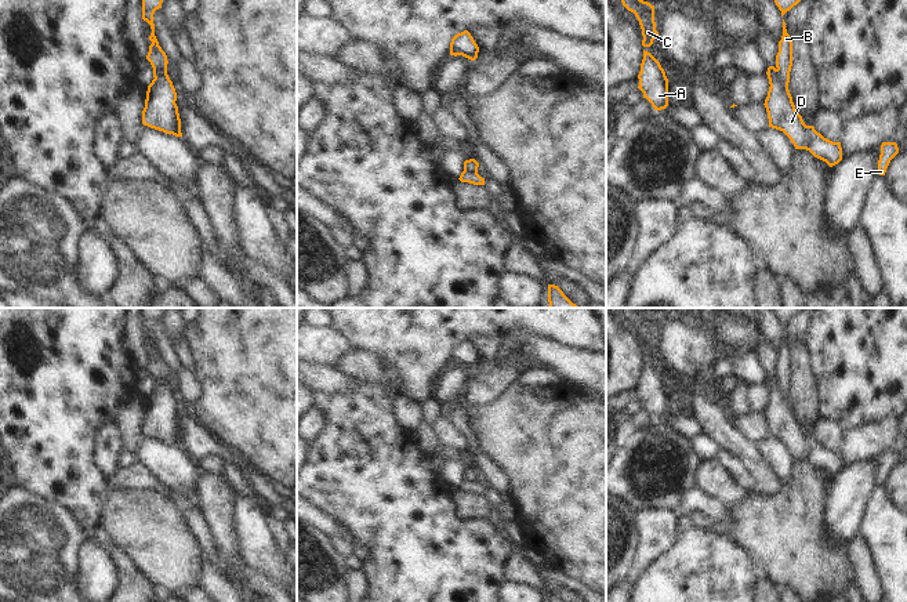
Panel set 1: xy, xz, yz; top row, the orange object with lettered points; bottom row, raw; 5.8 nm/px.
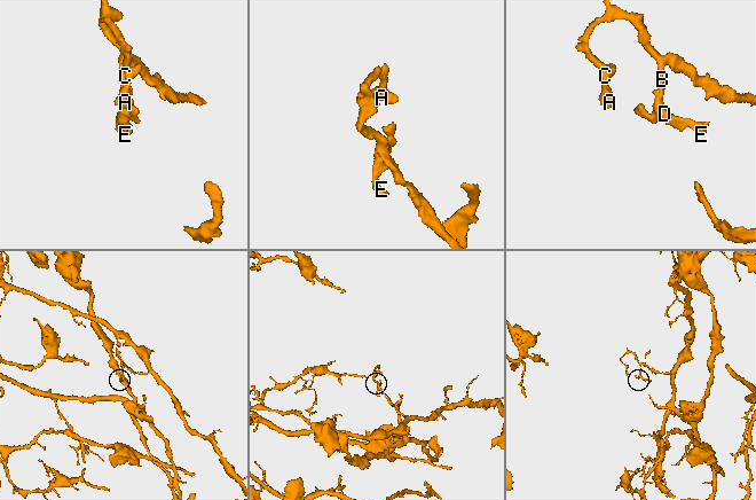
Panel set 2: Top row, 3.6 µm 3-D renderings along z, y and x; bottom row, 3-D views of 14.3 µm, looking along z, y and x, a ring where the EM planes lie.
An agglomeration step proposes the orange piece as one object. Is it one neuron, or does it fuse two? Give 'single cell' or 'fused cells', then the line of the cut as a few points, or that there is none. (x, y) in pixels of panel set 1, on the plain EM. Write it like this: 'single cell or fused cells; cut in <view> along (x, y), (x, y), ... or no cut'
fused cells; cut in yz along (776, 379), (780, 390), (787, 396)

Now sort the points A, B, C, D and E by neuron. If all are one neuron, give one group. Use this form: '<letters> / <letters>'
A B C / D E

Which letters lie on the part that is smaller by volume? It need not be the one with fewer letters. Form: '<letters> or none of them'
D, E

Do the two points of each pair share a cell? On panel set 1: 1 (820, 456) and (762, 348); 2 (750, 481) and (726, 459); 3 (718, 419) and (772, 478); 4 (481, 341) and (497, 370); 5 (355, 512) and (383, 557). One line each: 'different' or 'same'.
1: same
2: same
3: same
4: different
5: same

